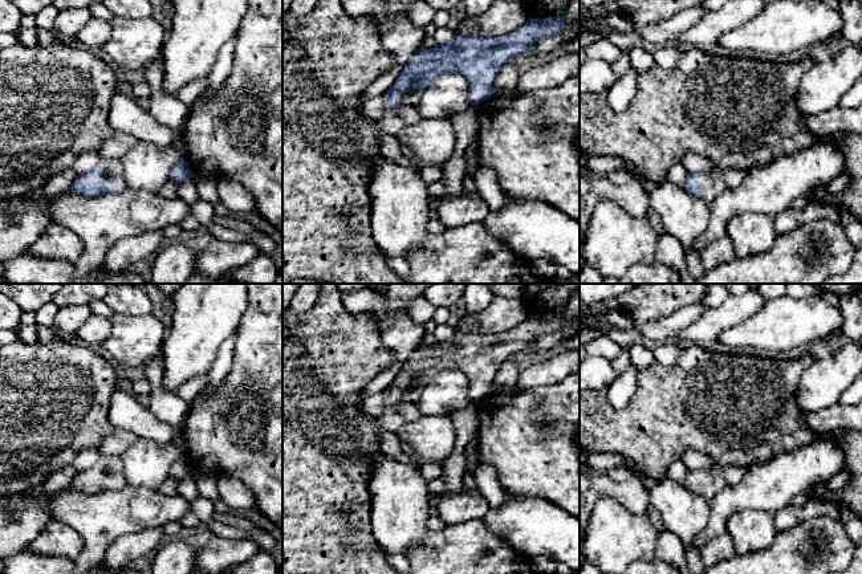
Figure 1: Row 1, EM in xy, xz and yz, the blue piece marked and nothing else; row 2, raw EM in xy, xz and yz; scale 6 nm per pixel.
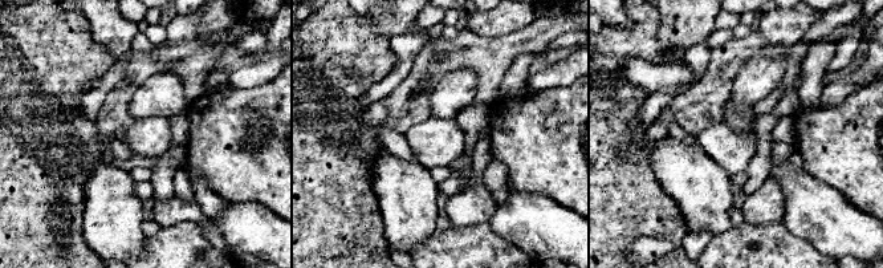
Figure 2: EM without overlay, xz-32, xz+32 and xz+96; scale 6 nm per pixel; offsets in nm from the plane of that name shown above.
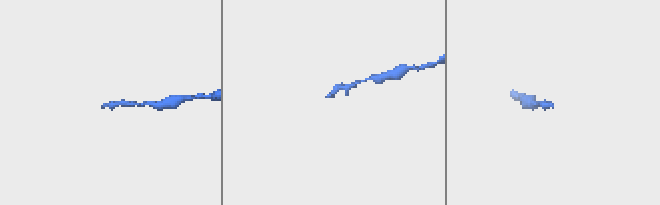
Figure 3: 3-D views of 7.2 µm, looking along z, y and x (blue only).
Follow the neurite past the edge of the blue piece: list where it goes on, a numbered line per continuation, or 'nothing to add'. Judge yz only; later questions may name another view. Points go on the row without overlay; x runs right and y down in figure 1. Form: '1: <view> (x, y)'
1: yz (712, 480)

